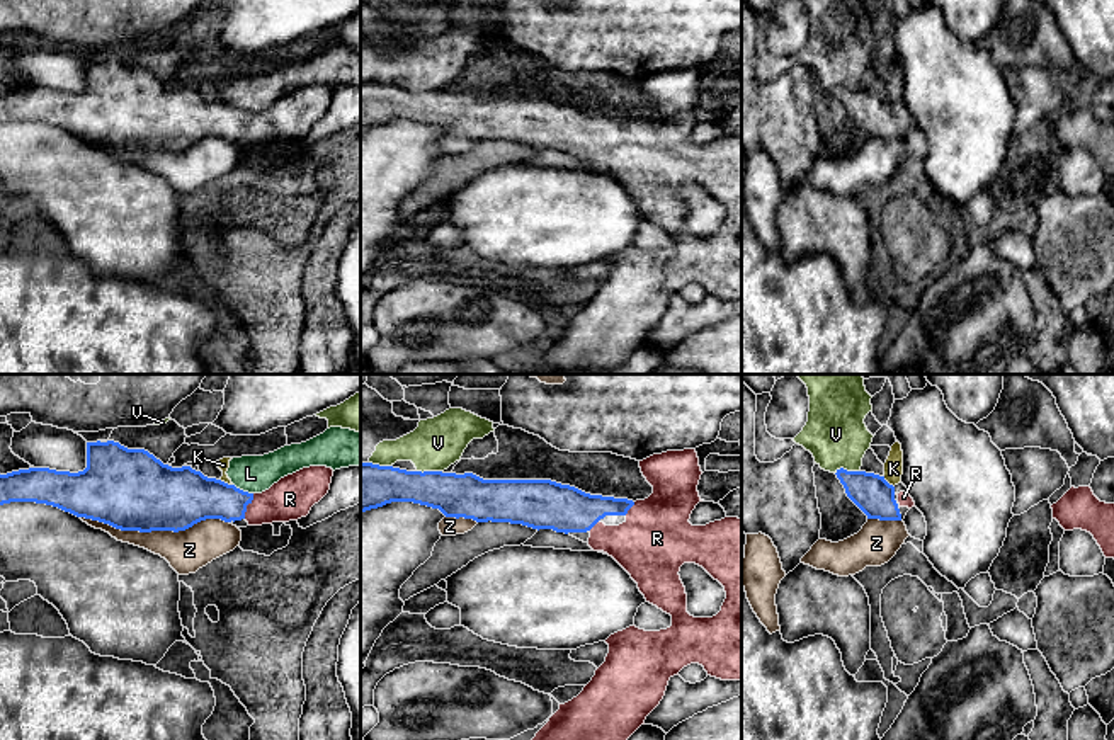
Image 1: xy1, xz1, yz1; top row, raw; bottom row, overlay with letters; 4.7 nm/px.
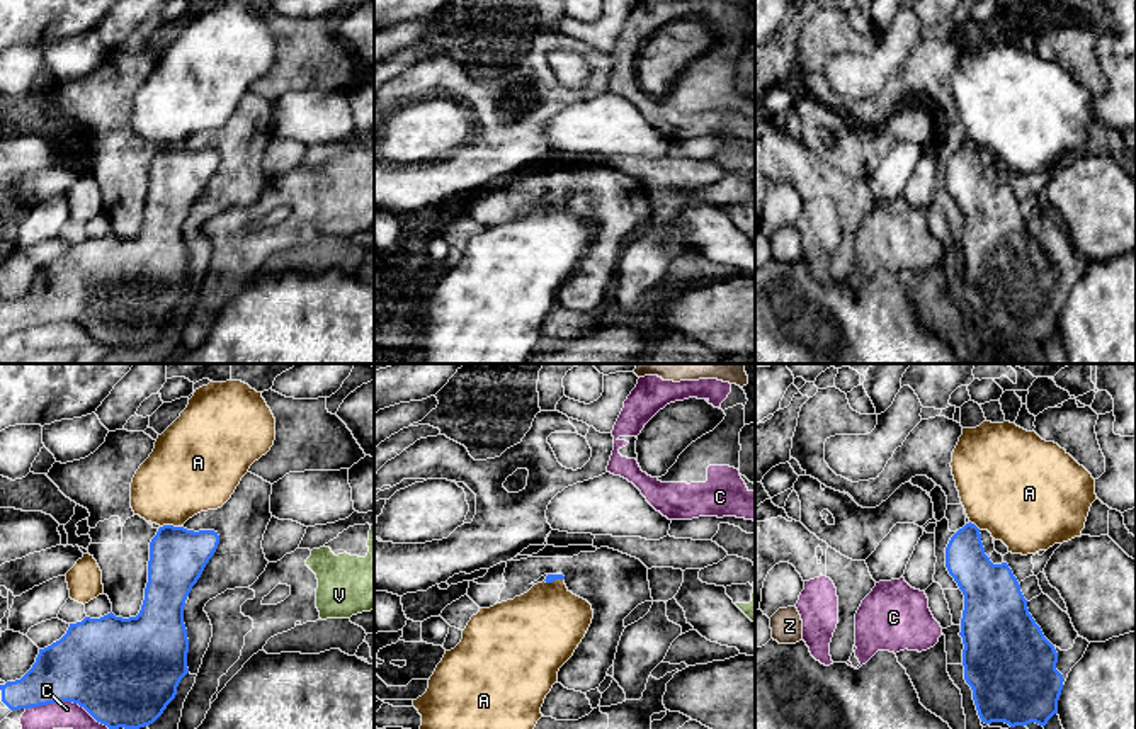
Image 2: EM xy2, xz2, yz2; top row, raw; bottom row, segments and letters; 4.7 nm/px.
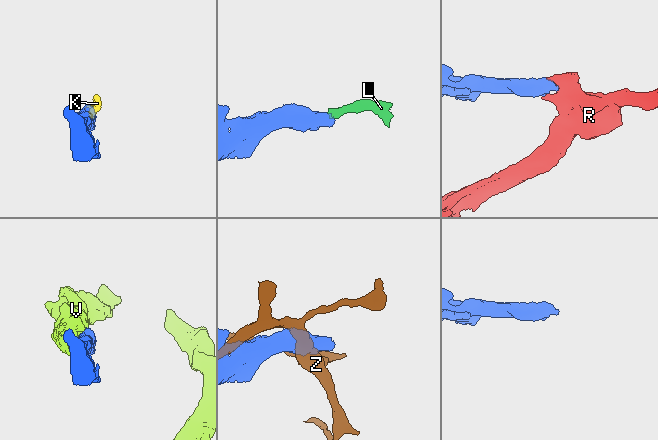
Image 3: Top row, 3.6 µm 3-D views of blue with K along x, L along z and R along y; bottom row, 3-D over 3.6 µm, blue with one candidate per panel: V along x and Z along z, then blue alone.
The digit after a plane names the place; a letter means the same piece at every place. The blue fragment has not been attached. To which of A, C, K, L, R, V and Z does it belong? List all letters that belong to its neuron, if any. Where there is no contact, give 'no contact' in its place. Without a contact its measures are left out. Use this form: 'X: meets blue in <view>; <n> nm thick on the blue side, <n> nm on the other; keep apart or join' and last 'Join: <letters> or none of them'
A: meets blue in xy2; 280 nm thick on the blue side, 380 nm on the other; keep apart
C: meets blue in xy2; 460 nm thick on the blue side, 130 nm on the other; keep apart
K: meets blue in xy1; 280 nm thick on the blue side, 60 nm on the other; keep apart
L: meets blue in xy1; 240 nm thick on the blue side, 180 nm on the other; keep apart
R: meets blue in xy1; 220 nm thick on the blue side, 200 nm on the other; join
V: meets blue in yz1; 180 nm thick on the blue side, 300 nm on the other; keep apart
Z: meets blue in xy1; 380 nm thick on the blue side, 200 nm on the other; keep apart
Join: R

